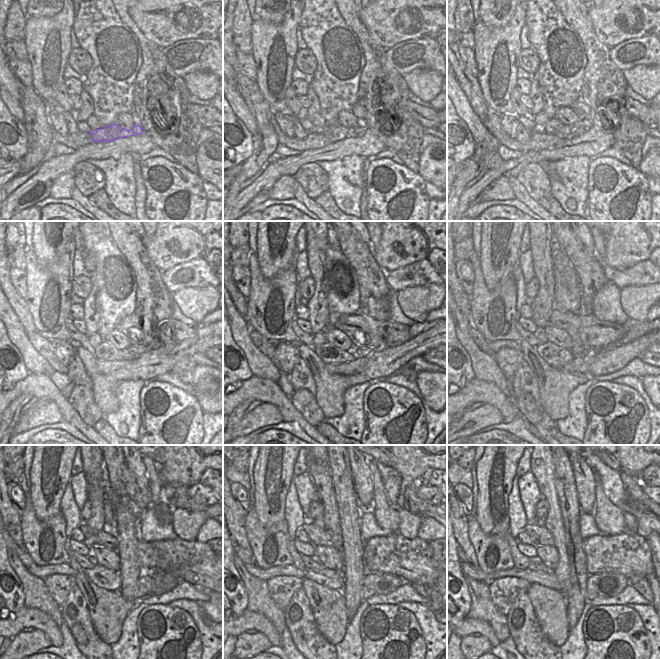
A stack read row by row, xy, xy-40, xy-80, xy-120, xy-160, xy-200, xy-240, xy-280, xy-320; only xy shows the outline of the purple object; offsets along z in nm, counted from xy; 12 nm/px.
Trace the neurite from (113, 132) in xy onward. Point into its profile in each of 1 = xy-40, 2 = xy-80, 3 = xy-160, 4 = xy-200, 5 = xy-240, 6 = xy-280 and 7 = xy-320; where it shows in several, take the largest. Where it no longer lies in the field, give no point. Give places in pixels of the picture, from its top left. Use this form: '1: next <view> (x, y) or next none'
1: next xy-40 (335, 132)
2: next xy-80 (553, 126)
3: next xy-160 (330, 354)
4: next xy-200 (556, 356)
5: next xy-240 (107, 579)
6: next xy-280 (333, 579)
7: next xy-320 (548, 580)

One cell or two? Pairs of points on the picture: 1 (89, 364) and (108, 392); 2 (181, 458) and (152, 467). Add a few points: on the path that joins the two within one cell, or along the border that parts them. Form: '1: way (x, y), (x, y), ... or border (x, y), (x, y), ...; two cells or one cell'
1: way (92, 371), (101, 385); one cell
2: border (158, 471), (162, 484); two cells

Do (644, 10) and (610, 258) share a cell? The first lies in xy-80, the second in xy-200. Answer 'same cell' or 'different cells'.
same cell

